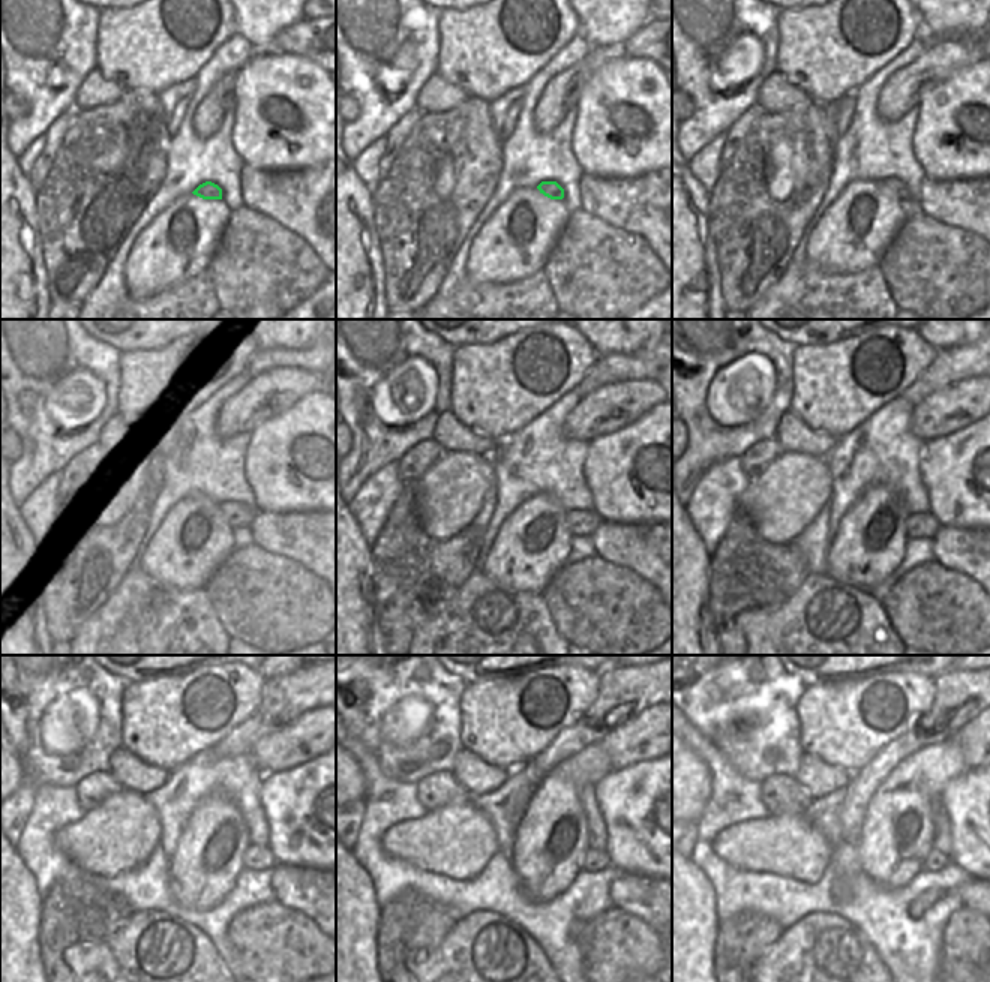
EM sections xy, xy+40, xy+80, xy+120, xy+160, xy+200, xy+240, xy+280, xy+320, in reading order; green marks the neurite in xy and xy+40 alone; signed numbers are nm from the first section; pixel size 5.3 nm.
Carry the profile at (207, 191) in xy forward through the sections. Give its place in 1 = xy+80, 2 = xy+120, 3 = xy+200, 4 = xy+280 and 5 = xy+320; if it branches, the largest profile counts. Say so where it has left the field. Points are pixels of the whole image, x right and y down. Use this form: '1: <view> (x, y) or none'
1: xy+80 (894, 186)
2: xy+120 (237, 517)
3: xy+200 (923, 525)
4: xy+280 (594, 859)
5: xy+320 (935, 861)

